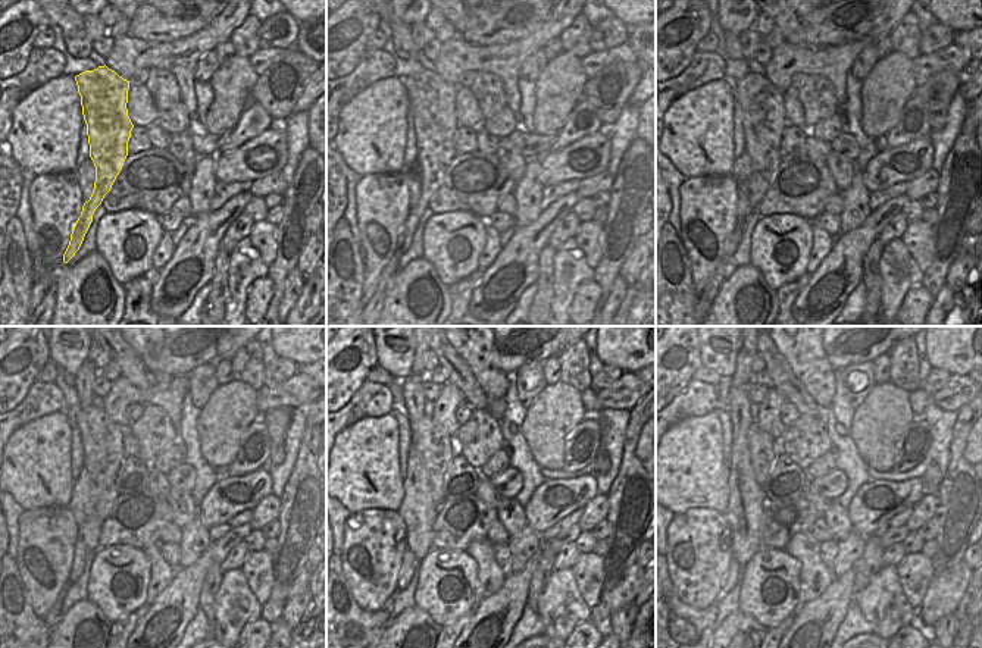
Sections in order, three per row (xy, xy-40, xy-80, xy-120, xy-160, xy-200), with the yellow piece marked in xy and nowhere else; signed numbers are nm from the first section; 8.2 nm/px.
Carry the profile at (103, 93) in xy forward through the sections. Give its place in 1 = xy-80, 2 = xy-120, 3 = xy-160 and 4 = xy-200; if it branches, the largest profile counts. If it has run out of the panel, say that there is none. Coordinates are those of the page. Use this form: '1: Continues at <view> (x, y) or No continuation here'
1: Continues at xy-80 (762, 103)
2: Continues at xy-120 (102, 438)
3: Continues at xy-160 (432, 445)
4: Continues at xy-200 (760, 444)

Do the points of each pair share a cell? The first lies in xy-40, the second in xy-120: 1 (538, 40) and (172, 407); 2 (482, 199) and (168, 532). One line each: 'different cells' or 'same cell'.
1: same cell
2: different cells

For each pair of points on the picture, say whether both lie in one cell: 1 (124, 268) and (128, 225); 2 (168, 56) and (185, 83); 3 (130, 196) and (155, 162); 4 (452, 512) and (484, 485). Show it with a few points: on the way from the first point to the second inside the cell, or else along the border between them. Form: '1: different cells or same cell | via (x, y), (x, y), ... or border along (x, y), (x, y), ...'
1: same cell | via (124, 257), (121, 243), (124, 235)
2: same cell | via (174, 62), (184, 72), (184, 77)
3: same cell | via (138, 187), (155, 171)
4: different cells | border along (475, 494), (494, 507)

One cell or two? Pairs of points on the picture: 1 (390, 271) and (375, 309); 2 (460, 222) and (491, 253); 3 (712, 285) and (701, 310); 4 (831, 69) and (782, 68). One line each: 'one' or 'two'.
1: one
2: two
3: one
4: one

